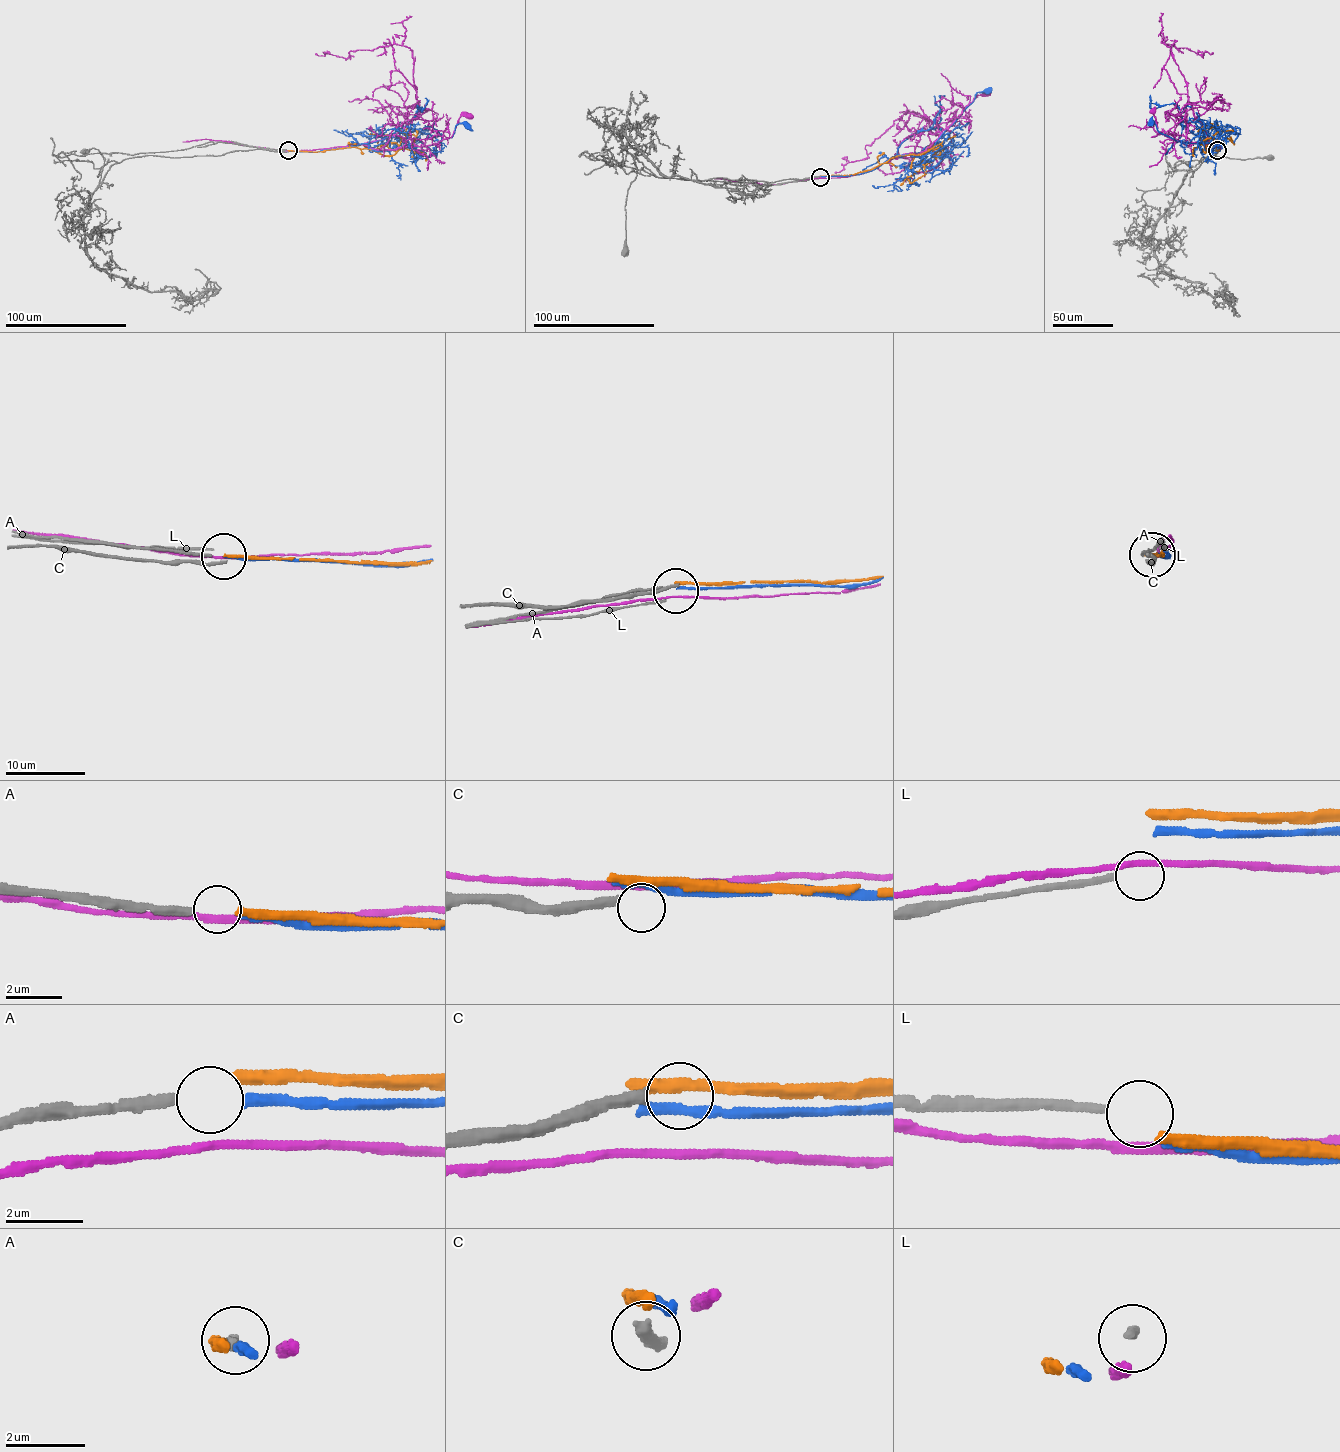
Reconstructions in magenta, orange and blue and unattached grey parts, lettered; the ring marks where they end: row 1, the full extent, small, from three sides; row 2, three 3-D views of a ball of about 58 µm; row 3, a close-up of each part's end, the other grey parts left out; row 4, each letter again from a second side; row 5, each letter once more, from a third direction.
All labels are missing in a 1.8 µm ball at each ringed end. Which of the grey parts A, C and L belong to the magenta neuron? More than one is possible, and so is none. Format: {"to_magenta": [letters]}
{"to_magenta": []}

